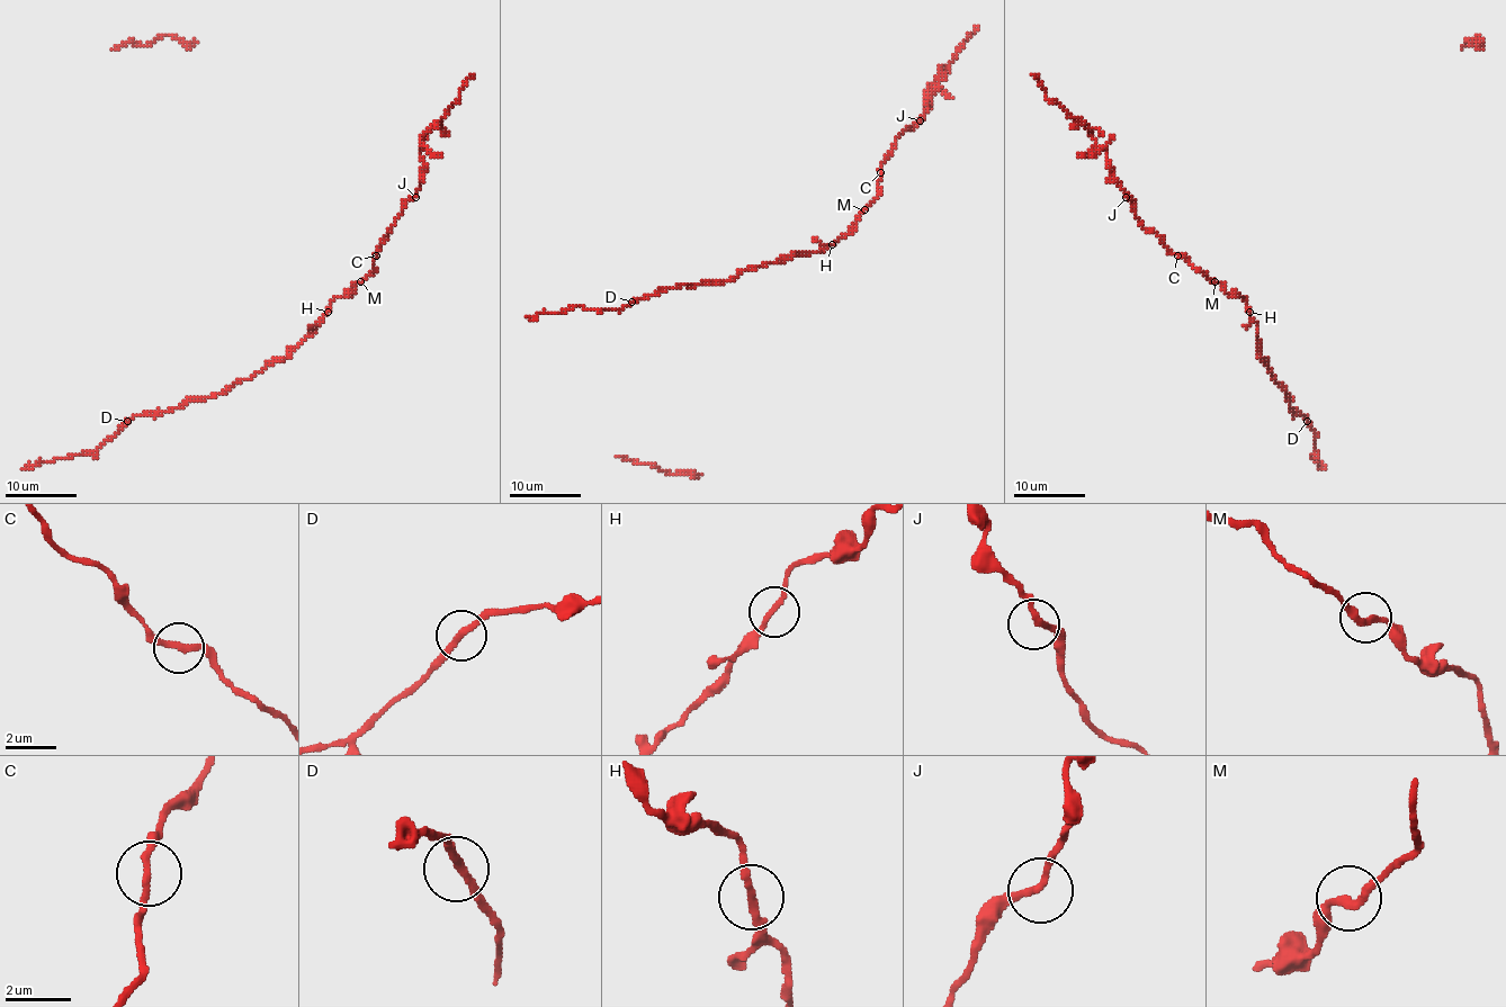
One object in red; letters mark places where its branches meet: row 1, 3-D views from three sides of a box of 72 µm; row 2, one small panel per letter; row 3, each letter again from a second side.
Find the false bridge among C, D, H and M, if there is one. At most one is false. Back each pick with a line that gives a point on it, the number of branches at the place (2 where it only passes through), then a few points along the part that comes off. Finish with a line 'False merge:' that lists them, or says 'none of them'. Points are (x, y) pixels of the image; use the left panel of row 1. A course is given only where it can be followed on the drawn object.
False merge: none of them

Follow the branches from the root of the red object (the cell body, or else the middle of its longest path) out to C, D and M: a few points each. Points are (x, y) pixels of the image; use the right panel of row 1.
C: (1247, 299), (1231, 296), (1220, 284), (1213, 284), (1177, 254)
D: (1247, 299), (1260, 341), (1258, 353), (1292, 399), (1292, 411), (1307, 421)
M: (1247, 299), (1231, 296), (1215, 281)

